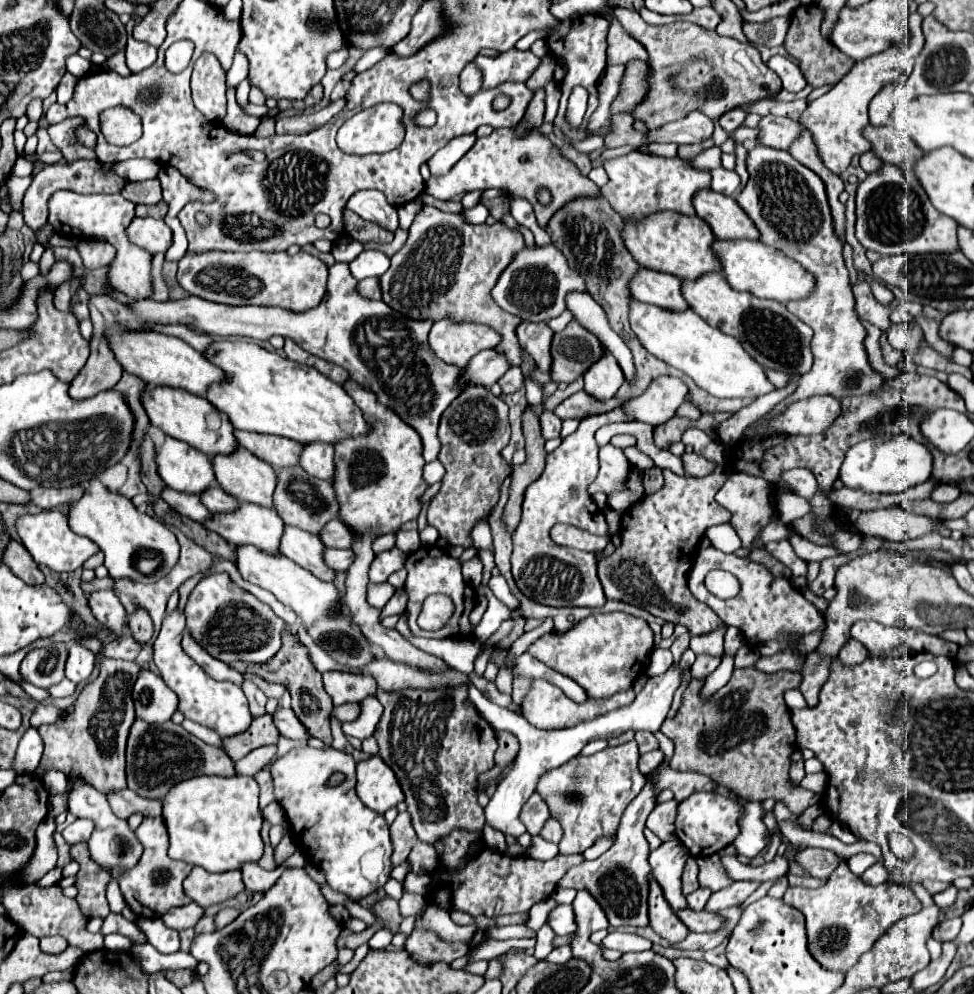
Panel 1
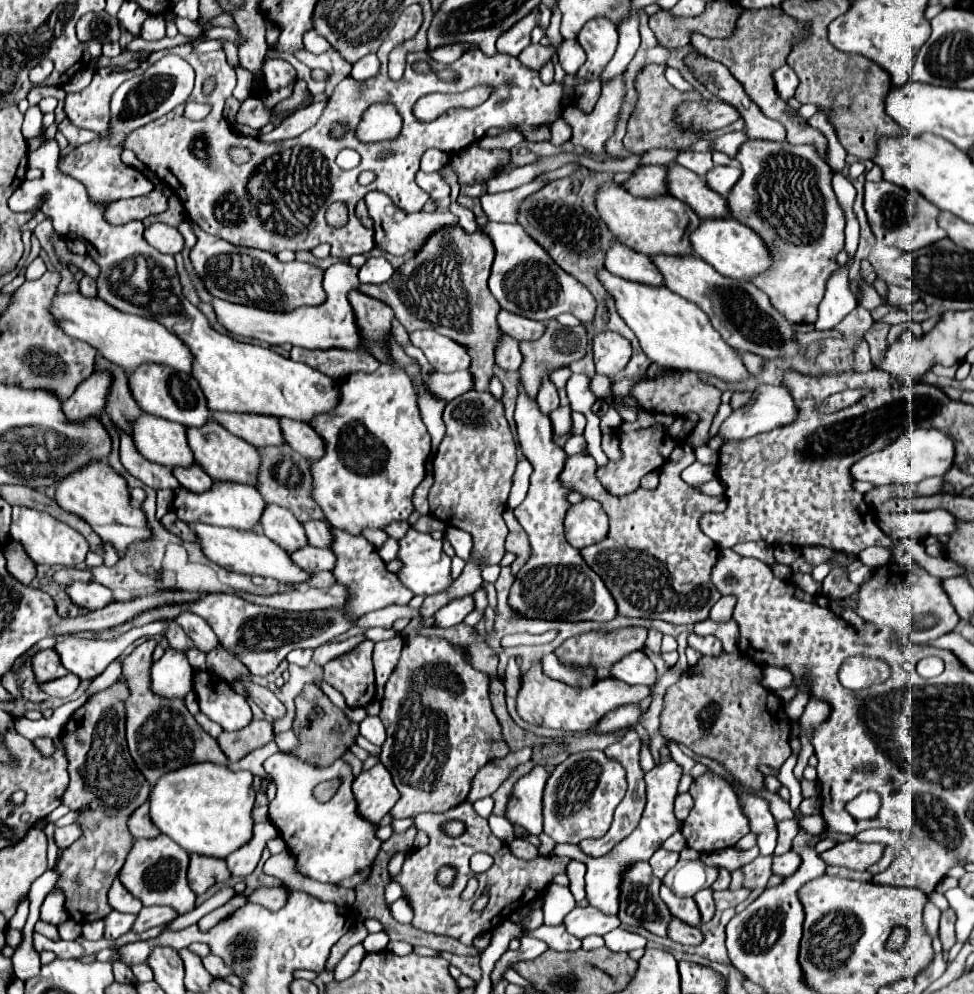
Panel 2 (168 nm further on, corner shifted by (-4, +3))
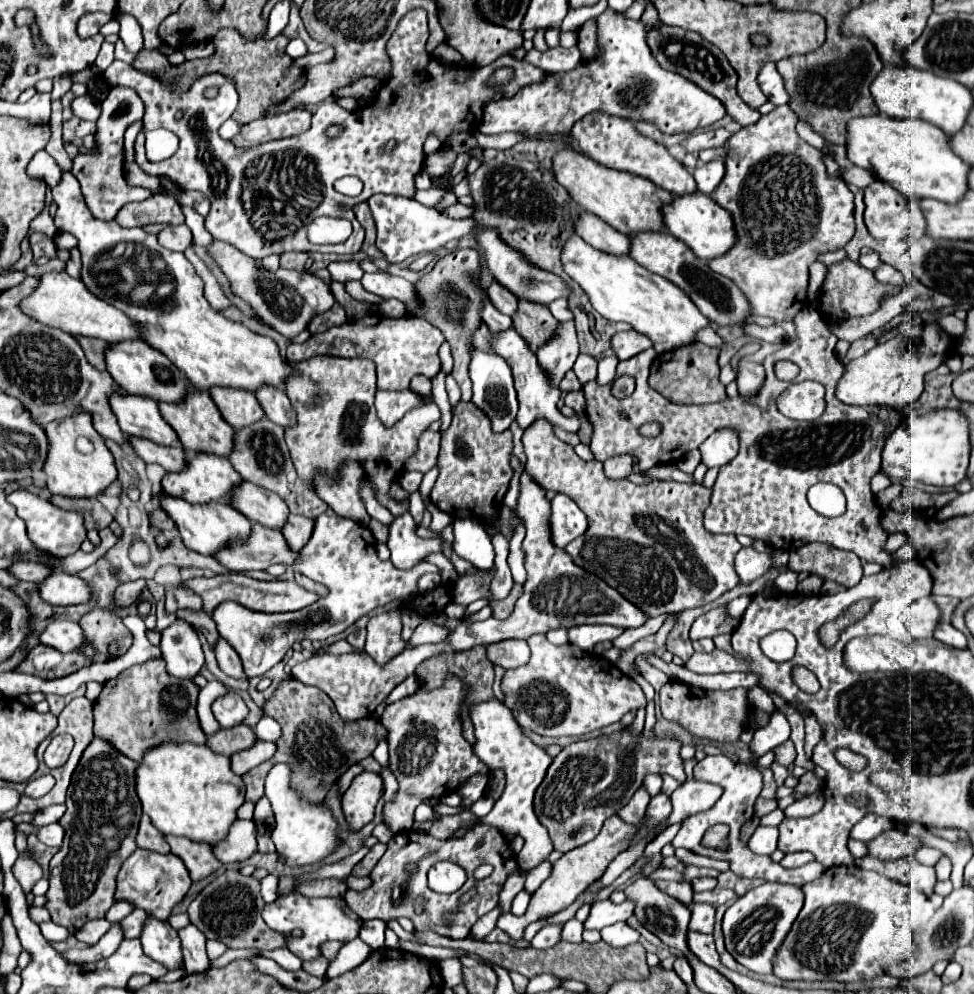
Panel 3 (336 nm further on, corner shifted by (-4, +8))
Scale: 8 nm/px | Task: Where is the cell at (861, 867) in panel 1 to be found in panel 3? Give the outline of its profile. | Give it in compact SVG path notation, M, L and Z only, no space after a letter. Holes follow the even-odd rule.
M920 847L916 853L914 853L914 857L920 861L920 863L924 863L924 865L934 865L940 857L942 857L942 853L938 851L938 849L930 849L930 847Z

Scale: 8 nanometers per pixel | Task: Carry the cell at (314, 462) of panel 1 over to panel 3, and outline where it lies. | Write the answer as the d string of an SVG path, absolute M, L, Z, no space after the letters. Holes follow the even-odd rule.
M262 387L256 391L256 397L266 413L266 417L270 421L274 421L276 425L288 429L294 427L296 421L296 413L290 405L290 399L286 397L284 389L276 389L276 387Z

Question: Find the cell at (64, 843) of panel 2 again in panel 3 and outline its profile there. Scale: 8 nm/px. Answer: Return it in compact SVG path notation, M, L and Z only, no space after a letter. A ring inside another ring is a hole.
M60 823L46 825L46 827L40 829L38 839L40 839L44 845L56 845L56 847L60 847L60 845L62 845L62 839L64 839L64 827L62 827Z

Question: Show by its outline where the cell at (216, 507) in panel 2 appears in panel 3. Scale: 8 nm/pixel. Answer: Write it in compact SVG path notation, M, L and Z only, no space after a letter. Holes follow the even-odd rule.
M188 453L188 467L182 473L166 473L162 479L162 489L172 497L182 497L192 505L202 505L210 501L228 501L238 485L242 485L242 477L230 465L226 457L214 457L206 453Z

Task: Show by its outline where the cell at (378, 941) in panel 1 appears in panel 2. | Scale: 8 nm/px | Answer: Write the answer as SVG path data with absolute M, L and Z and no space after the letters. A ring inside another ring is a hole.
M378 932L378 934L368 934L362 942L364 950L366 952L382 952L386 950L386 944L388 944L388 936L386 932Z

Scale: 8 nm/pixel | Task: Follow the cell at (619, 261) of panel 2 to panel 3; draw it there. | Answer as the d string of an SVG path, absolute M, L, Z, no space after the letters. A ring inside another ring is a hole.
M580 213L580 219L576 221L576 233L594 249L602 253L616 253L616 255L628 255L630 239L622 233L618 233L614 227L610 227L606 221L592 213Z

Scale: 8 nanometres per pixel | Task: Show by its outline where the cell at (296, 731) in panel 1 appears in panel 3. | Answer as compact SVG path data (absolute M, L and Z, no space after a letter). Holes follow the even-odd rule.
M220 639L220 641L216 643L214 651L216 651L218 665L220 665L220 669L222 669L226 675L230 675L230 677L234 677L234 679L248 681L248 677L246 677L246 673L244 673L244 669L242 669L242 661L240 661L238 653L236 653L224 639Z

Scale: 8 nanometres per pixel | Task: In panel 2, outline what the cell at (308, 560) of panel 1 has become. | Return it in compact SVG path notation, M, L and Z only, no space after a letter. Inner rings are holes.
M278 504L264 506L258 526L264 536L268 536L272 542L276 542L286 552L306 546L306 534L302 530L302 524L294 518L294 514L290 514L290 510Z

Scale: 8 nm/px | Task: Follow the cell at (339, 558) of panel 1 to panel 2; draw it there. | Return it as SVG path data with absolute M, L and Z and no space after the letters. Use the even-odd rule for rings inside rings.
M302 546L300 550L294 550L288 556L298 568L302 568L306 572L320 572L320 570L332 570L334 568L334 552L330 548Z

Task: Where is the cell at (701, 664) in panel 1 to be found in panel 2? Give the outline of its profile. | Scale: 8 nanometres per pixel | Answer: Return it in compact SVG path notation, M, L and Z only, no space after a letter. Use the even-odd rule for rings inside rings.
M690 634L688 644L702 654L720 654L722 652L722 642L718 642L718 638L710 638L710 636Z

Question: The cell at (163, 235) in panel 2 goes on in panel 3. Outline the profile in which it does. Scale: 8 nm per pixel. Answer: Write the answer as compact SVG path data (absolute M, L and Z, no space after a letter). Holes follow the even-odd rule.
M168 225L158 233L158 243L170 251L186 251L192 245L192 233L186 225Z

